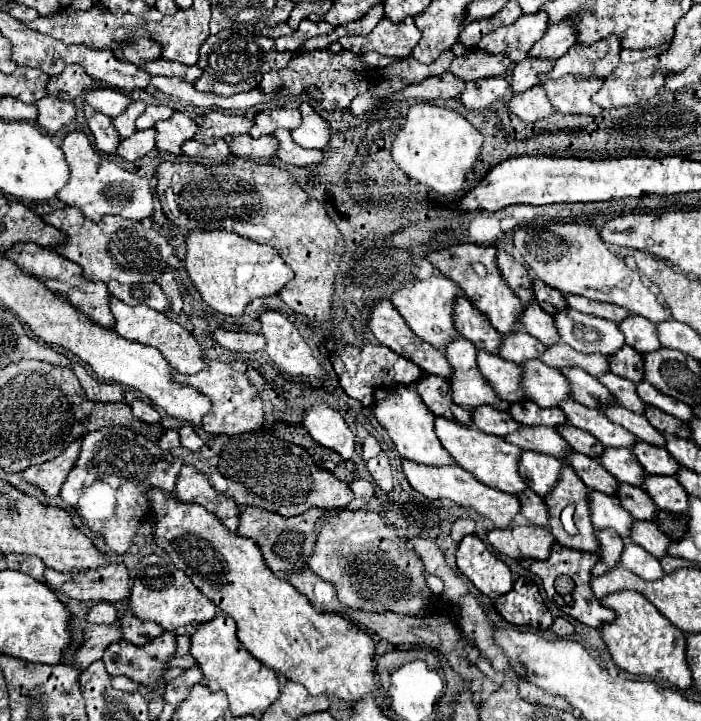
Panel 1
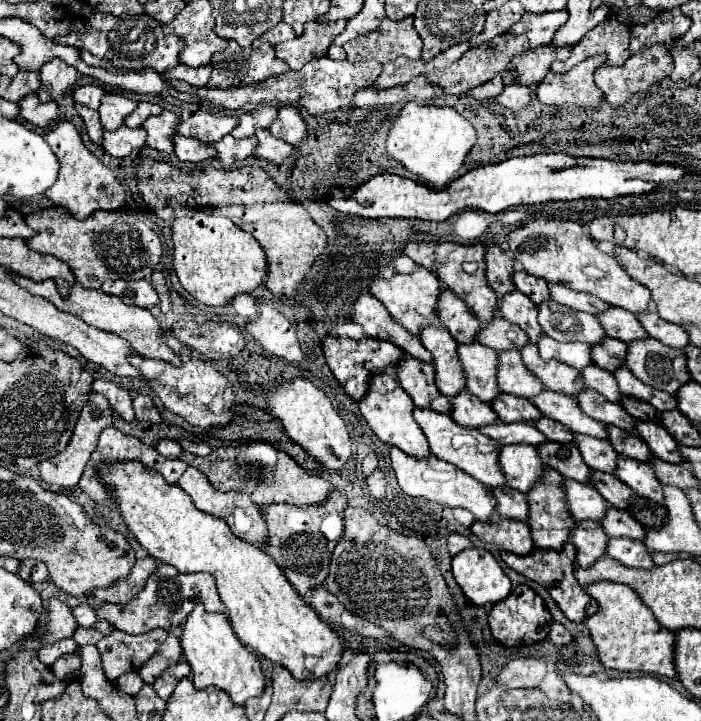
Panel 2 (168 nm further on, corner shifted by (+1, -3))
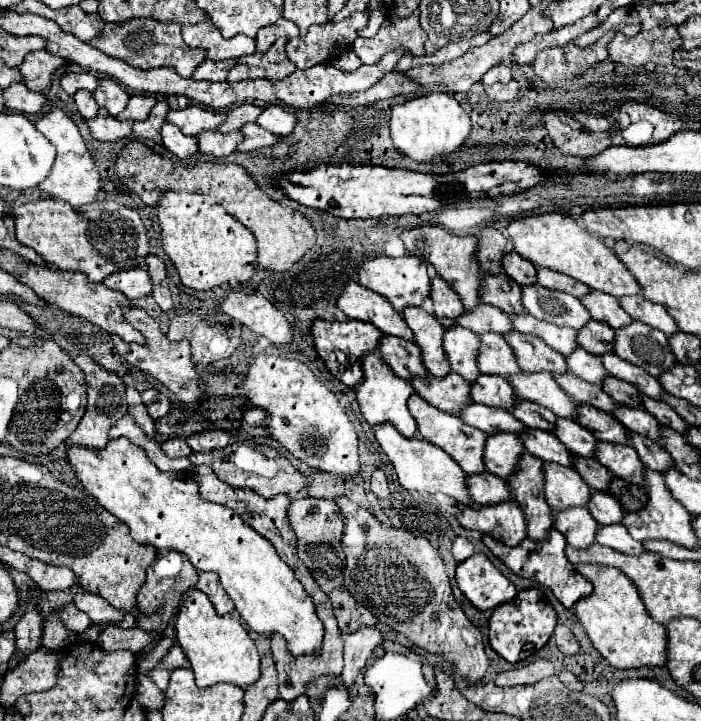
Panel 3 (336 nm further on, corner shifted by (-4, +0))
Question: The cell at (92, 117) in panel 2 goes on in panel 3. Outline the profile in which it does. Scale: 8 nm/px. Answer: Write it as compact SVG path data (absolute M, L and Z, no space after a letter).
M80 89L74 93L74 101L76 101L76 107L80 111L80 115L84 119L92 119L92 115L96 115L96 109L98 109L98 103L94 101L92 93L86 91L86 89Z

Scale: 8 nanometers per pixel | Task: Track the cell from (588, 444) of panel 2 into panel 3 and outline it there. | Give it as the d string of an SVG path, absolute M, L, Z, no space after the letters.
M558 417L552 433L560 439L564 447L568 447L570 453L580 455L580 457L594 457L596 437L590 431L586 431L584 427L580 427L576 421Z

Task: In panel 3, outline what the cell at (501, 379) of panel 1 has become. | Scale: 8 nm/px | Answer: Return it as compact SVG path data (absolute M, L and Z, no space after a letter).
M452 325L444 331L444 351L448 357L448 365L454 373L458 373L460 377L468 379L472 383L472 379L476 379L476 375L480 373L476 367L476 347L480 347L480 337L460 325Z

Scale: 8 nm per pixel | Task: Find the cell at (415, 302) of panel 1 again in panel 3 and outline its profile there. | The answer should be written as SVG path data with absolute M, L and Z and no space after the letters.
M378 255L372 259L366 259L358 271L358 283L370 291L380 293L386 297L392 307L402 313L404 307L408 305L422 305L422 301L430 295L430 277L428 277L428 263L422 259L416 259L414 255L404 255L404 257L386 257Z

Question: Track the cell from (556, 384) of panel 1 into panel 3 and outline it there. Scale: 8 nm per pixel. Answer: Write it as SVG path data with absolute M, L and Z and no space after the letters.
M496 333L480 335L480 349L478 349L476 363L478 363L480 373L486 373L486 375L508 377L508 375L520 373L518 363L512 355L512 349Z

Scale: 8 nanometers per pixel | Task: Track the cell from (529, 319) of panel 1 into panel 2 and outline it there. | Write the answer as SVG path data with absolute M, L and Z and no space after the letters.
M523 292L505 294L499 302L499 312L507 322L517 324L521 330L525 330L533 344L543 336L543 330L537 322L537 306Z

